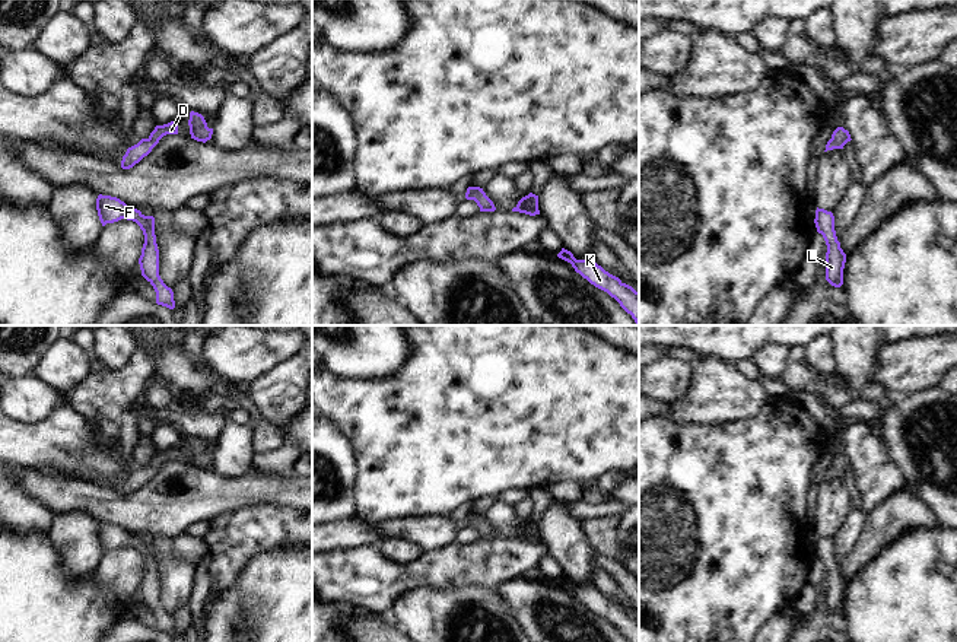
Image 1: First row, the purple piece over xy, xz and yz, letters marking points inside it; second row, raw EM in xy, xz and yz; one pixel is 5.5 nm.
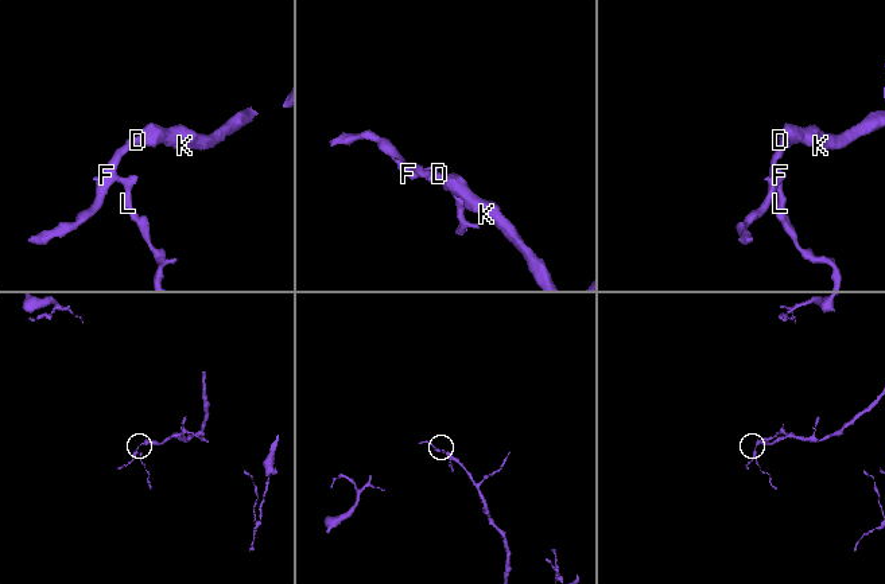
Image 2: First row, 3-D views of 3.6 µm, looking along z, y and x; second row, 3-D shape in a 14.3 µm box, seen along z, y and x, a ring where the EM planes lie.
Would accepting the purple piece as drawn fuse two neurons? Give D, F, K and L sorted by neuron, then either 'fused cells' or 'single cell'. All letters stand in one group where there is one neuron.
D F K L; single cell

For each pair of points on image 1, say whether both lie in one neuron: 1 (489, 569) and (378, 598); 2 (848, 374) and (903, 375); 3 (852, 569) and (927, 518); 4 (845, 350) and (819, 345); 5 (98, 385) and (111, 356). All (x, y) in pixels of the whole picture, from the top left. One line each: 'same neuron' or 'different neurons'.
1: same neuron
2: different neurons
3: same neuron
4: different neurons
5: different neurons

